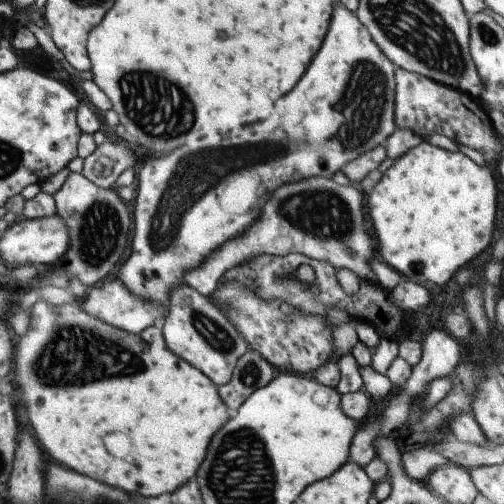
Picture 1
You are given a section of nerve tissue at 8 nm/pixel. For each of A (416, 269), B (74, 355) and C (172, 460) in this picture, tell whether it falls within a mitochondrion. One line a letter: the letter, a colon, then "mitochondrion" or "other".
A: other
B: mitochondrion
C: other

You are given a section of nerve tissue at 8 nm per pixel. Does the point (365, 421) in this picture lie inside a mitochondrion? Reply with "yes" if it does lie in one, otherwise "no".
no

